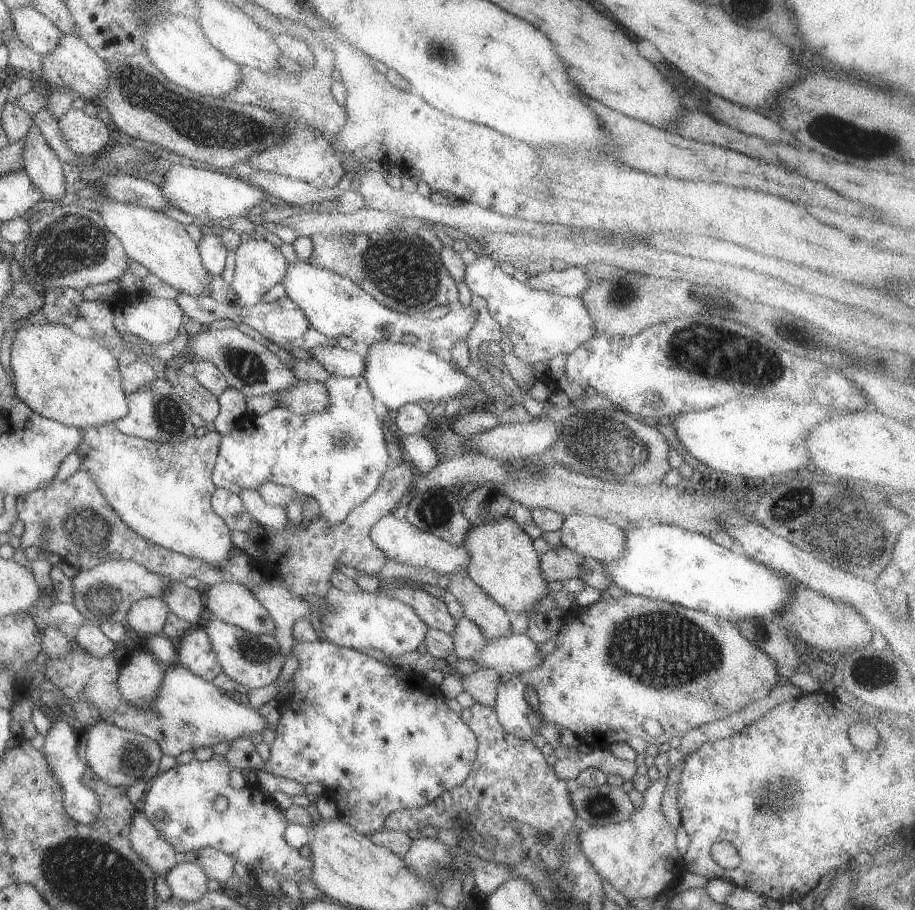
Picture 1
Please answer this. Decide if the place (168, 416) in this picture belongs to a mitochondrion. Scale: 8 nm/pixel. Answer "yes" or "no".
yes

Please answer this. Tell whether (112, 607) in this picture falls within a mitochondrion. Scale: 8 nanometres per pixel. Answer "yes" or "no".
no

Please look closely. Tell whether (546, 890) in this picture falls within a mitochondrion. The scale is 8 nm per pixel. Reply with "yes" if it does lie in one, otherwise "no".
yes

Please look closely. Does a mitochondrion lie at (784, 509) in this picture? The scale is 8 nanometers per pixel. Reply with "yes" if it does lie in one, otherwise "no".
yes

